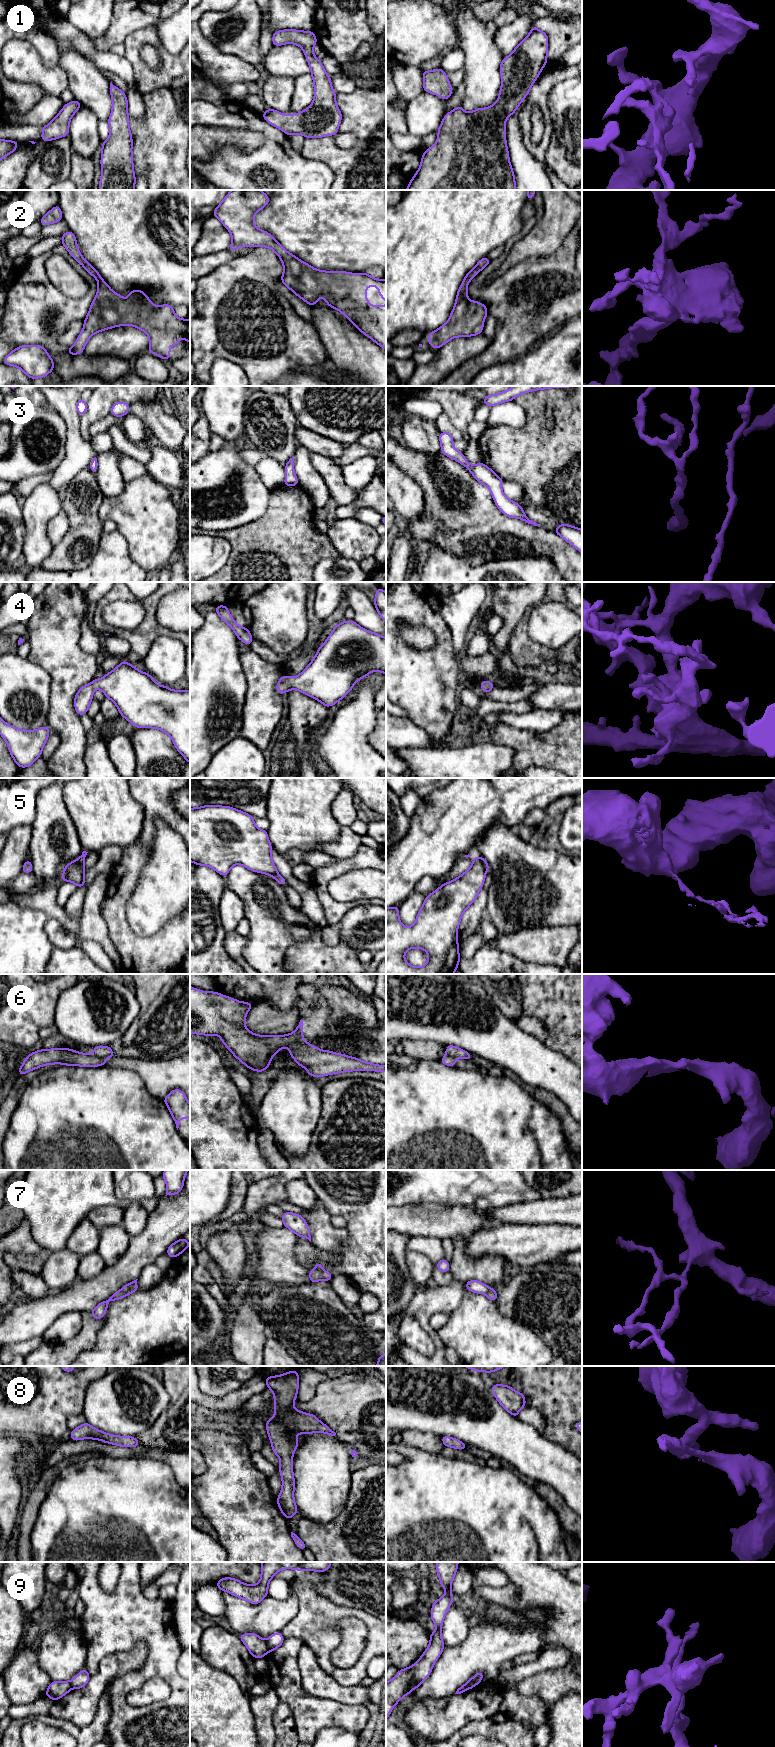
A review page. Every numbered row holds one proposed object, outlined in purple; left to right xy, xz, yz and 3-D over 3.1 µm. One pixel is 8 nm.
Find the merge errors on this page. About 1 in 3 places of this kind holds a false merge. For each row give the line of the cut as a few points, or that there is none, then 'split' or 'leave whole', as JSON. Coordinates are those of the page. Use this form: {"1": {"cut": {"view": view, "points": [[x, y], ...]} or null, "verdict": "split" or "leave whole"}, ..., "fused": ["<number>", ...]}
{"1": {"cut": null, "verdict": "leave whole"}, "2": {"cut": null, "verdict": "leave whole"}, "3": {"cut": null, "verdict": "leave whole"}, "4": {"cut": null, "verdict": "leave whole"}, "5": {"cut": {"view": "xy", "points": [[76, 860], [83, 867]]}, "verdict": "split"}, "6": {"cut": {"view": "xy", "points": [[91, 1055], [107, 1058]]}, "verdict": "split"}, "7": {"cut": {"view": "xy", "points": [[130, 1286], [126, 1292], [119, 1290]]}, "verdict": "split"}, "8": {"cut": null, "verdict": "leave whole"}, "9": {"cut": {"view": "xz", "points": [[265, 1640], [268, 1650]]}, "verdict": "split"}, "fused": ["5", "6", "7", "9"]}

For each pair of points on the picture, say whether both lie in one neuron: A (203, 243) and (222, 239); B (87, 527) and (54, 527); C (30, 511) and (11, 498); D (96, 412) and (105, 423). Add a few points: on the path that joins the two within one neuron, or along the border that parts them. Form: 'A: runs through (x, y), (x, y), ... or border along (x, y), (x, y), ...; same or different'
A: runs through (208, 243), (217, 239); same
B: border along (62, 508), (68, 520), (68, 531), (54, 545); different
C: border along (20, 501), (25, 527); different
D: border along (109, 413), (90, 426), (91, 439); different

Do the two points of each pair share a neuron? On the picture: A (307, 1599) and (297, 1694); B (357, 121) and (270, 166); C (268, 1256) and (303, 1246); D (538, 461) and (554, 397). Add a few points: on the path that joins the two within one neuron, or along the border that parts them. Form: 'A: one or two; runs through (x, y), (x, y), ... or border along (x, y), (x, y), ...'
A: two; border along (285, 1638), (299, 1638), (304, 1644)
B: two; border along (300, 153), (306, 158), (323, 162)
C: two; border along (297, 1237), (296, 1259), (302, 1265), (309, 1268)
D: one; runs through (554, 445), (562, 437), (562, 413)

